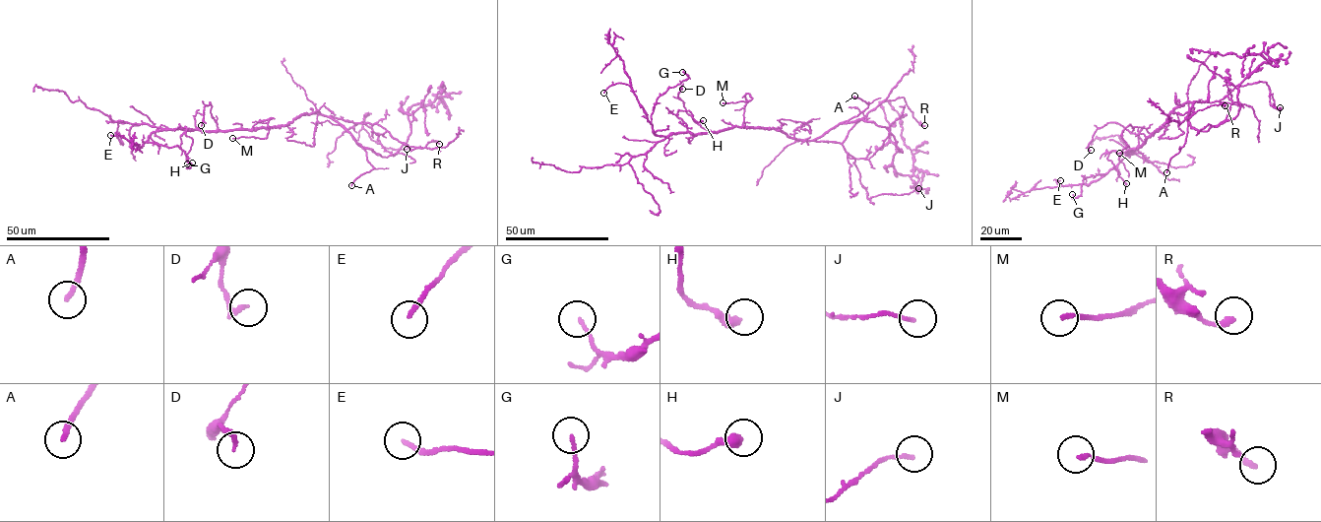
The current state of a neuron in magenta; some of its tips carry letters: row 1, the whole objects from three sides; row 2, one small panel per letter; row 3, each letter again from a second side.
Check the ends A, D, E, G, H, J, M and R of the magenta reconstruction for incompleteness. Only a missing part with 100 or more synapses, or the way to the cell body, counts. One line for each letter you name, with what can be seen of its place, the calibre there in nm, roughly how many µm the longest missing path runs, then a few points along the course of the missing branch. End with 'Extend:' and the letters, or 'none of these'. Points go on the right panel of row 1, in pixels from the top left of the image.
A: (1166, 172) | 200 nm | 120 µm
Extend: A

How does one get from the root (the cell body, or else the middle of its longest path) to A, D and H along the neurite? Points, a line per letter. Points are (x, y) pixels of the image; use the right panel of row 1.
A: (1175, 108), (1193, 102), (1187, 119), (1185, 142), (1170, 159), (1166, 172)
D: (1175, 108), (1164, 124), (1145, 137), (1144, 143), (1122, 125), (1107, 122), (1095, 132), (1088, 146), (1091, 150)
H: (1175, 108), (1164, 124), (1145, 137), (1142, 146), (1124, 152), (1108, 153), (1107, 159), (1126, 183)

